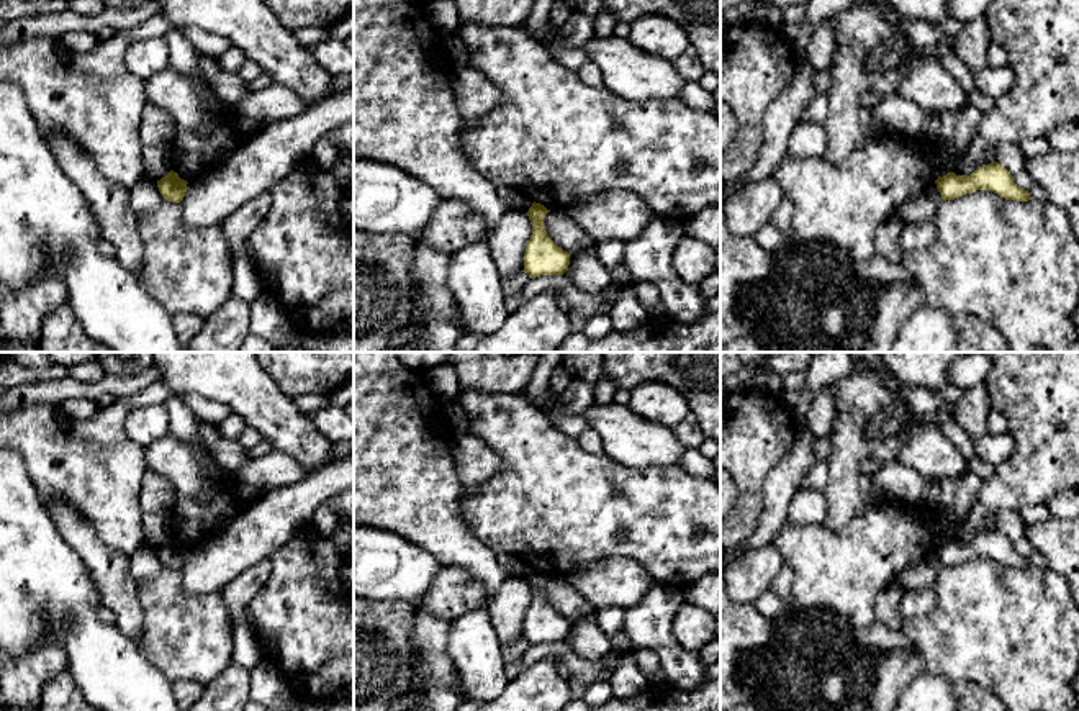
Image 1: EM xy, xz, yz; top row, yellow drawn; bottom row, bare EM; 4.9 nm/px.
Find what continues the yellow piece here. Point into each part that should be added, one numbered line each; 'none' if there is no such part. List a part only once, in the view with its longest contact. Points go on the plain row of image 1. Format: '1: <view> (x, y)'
none

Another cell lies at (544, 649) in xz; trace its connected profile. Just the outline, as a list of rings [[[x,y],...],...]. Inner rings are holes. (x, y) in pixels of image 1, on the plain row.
[[[540,642],[532,645],[524,655],[522,655],[522,667],[521,672],[527,670],[535,662],[542,660],[544,657],[550,657],[557,652],[560,652],[563,647],[563,642]]]

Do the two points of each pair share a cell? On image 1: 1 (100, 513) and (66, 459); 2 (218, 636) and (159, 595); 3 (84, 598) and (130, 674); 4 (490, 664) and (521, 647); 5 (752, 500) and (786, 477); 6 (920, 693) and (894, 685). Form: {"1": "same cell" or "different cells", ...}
{"1": "same cell", "2": "same cell", "3": "same cell", "4": "different cells", "5": "different cells", "6": "different cells"}

